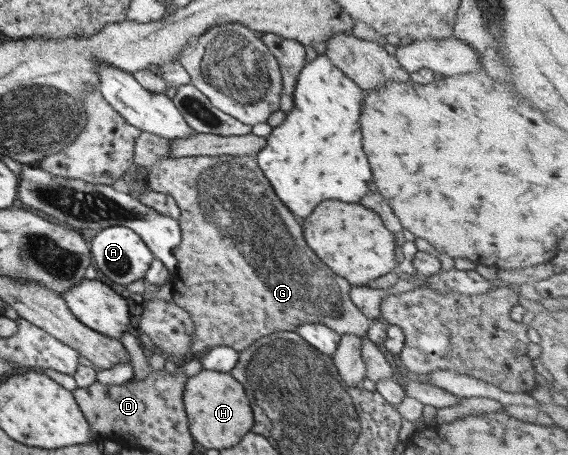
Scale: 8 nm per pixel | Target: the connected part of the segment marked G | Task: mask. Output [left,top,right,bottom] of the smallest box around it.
[134,131,370,355]

